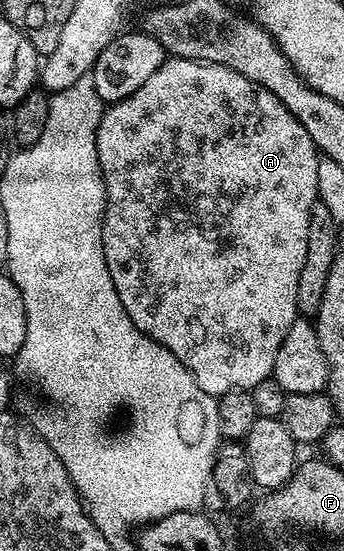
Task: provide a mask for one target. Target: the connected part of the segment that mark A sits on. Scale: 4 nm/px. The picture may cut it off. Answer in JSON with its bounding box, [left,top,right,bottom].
[97,58,321,398]

